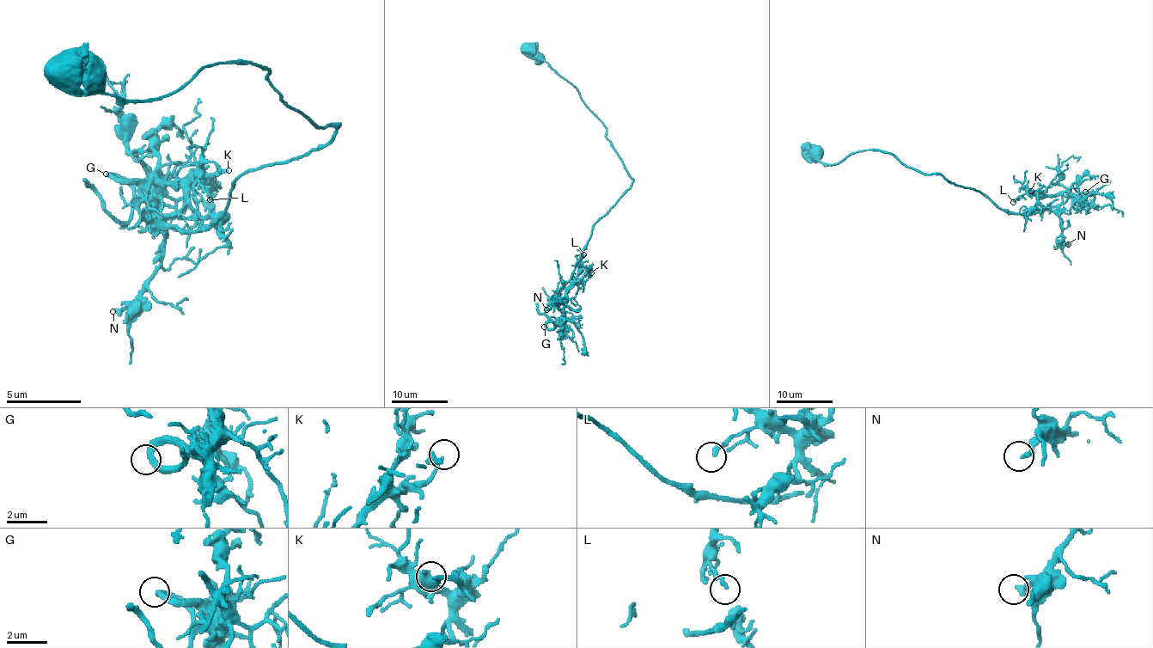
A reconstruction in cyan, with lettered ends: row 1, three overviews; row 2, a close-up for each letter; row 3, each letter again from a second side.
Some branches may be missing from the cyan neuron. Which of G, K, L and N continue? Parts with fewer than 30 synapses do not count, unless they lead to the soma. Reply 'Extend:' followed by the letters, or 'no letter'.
Extend: G

